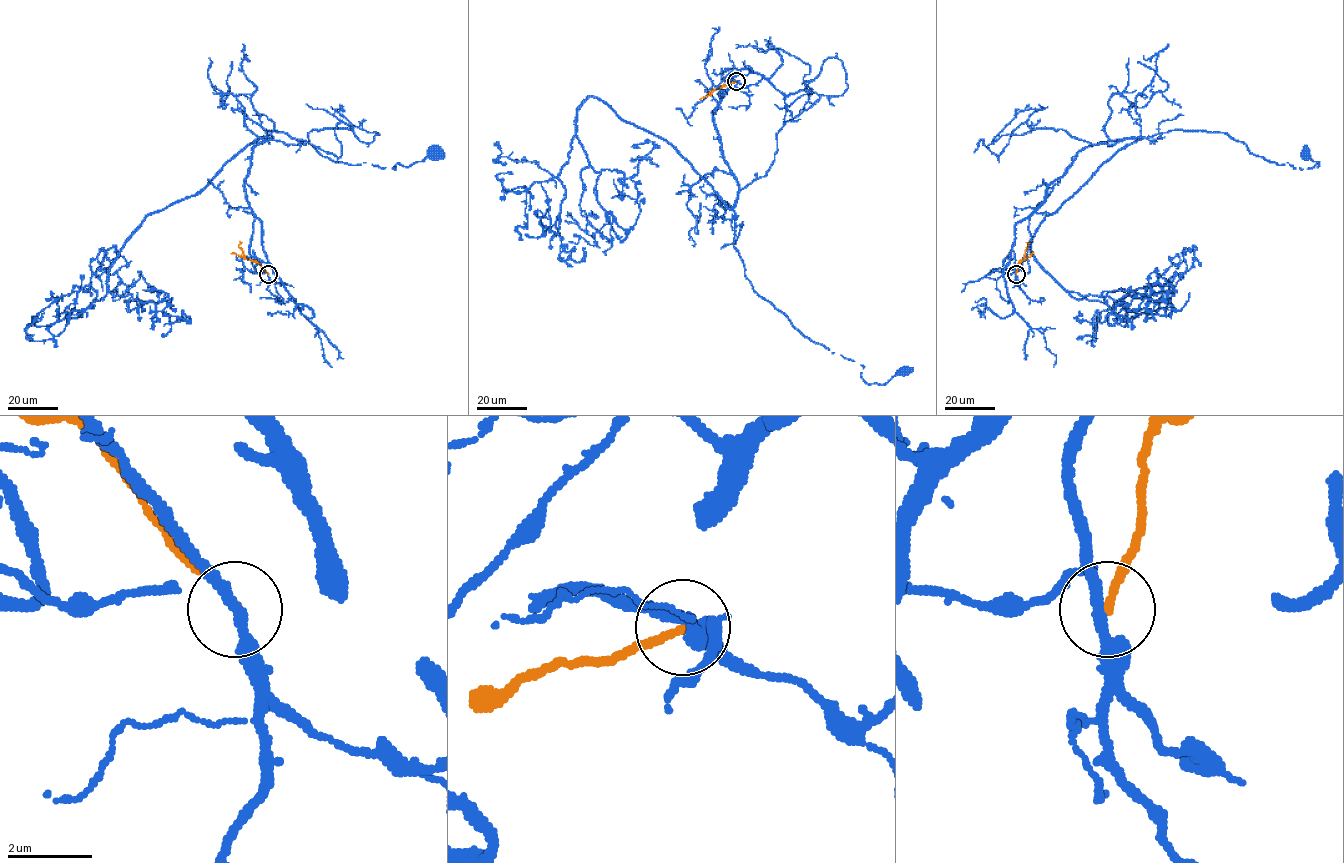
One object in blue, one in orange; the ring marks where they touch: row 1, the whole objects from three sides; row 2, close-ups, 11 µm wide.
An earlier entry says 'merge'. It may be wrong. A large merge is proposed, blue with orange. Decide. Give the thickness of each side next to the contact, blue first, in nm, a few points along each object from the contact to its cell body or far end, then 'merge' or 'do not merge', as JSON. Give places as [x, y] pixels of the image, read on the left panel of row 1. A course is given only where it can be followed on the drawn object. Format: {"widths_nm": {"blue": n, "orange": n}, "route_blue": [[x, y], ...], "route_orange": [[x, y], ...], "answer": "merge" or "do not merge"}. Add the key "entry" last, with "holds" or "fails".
{"widths_nm": {"blue": 280, "orange": 170}, "route_blue": [[267, 274], [245, 188], [265, 129], [355, 165], [433, 155]], "route_orange": [[267, 274], [259, 264], [246, 257], [239, 241]], "answer": "do not merge", "entry": "fails"}

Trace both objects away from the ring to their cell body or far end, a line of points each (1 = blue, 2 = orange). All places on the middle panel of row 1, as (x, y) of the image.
1: (736, 81), (721, 75), (738, 71), (713, 126), (745, 277), (868, 384), (901, 371)
2: (736, 81), (708, 92), (708, 96)

